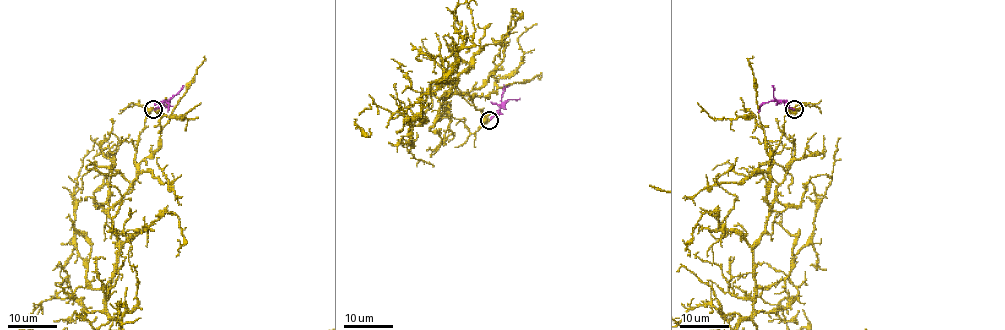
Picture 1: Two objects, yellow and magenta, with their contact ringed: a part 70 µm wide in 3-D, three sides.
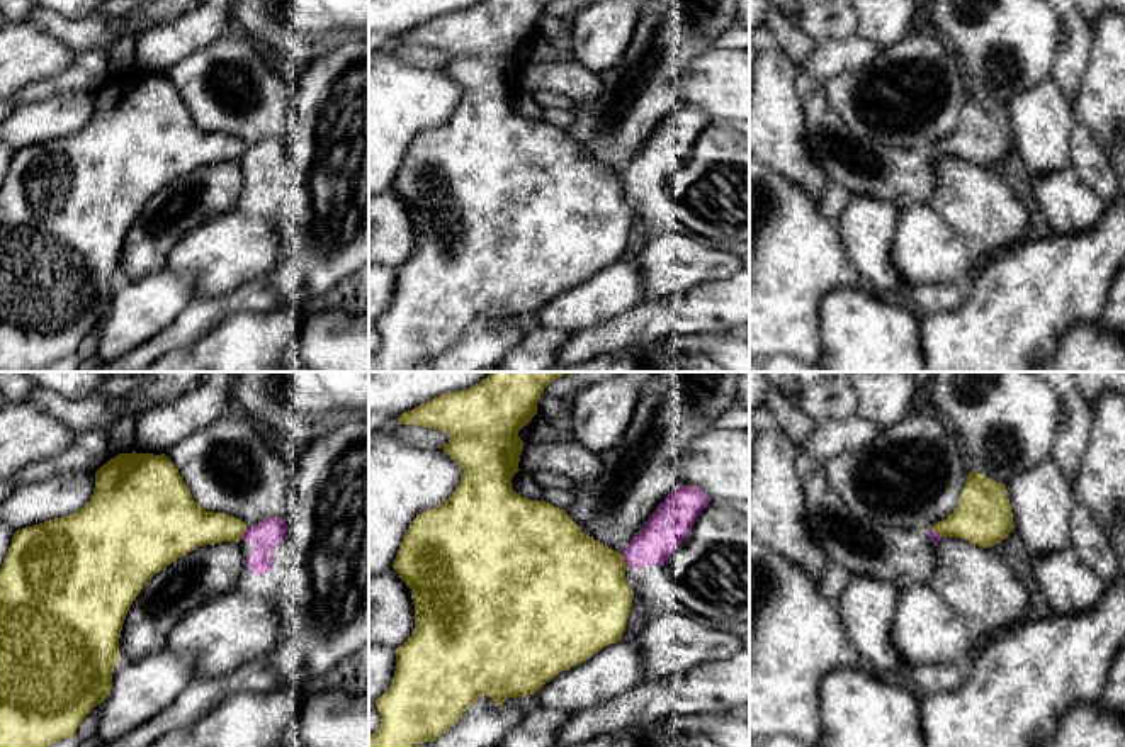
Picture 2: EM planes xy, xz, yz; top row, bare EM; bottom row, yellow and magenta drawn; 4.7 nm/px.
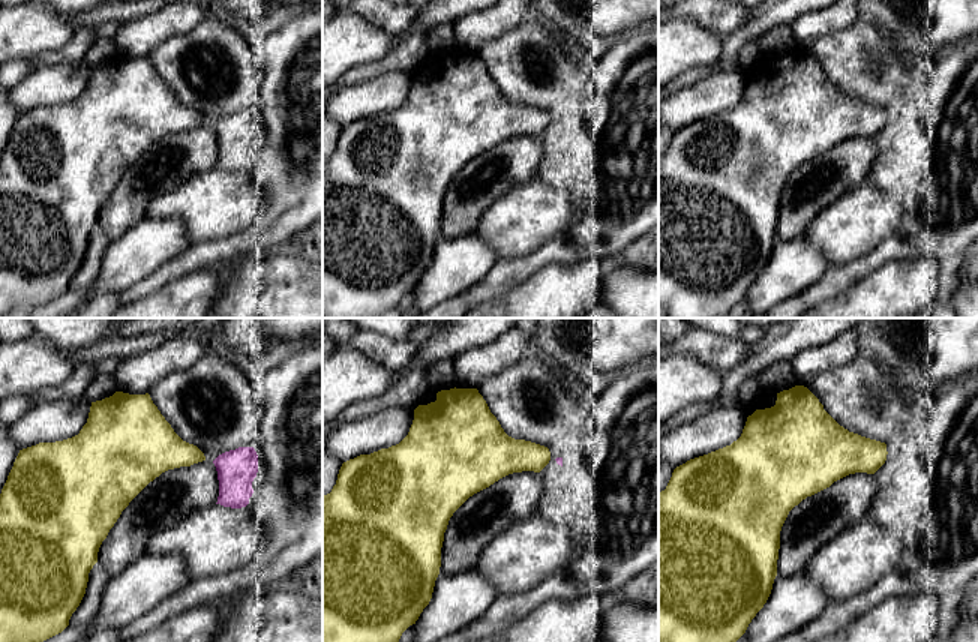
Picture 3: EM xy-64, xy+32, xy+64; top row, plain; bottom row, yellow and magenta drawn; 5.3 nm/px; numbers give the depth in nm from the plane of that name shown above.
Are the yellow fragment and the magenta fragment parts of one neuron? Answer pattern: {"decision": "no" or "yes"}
{"decision": "no"}

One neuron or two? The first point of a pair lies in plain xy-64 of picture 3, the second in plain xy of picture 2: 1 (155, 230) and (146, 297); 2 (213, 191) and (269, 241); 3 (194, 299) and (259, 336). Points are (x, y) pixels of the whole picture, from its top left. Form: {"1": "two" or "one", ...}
{"1": "one", "2": "one", "3": "one"}

